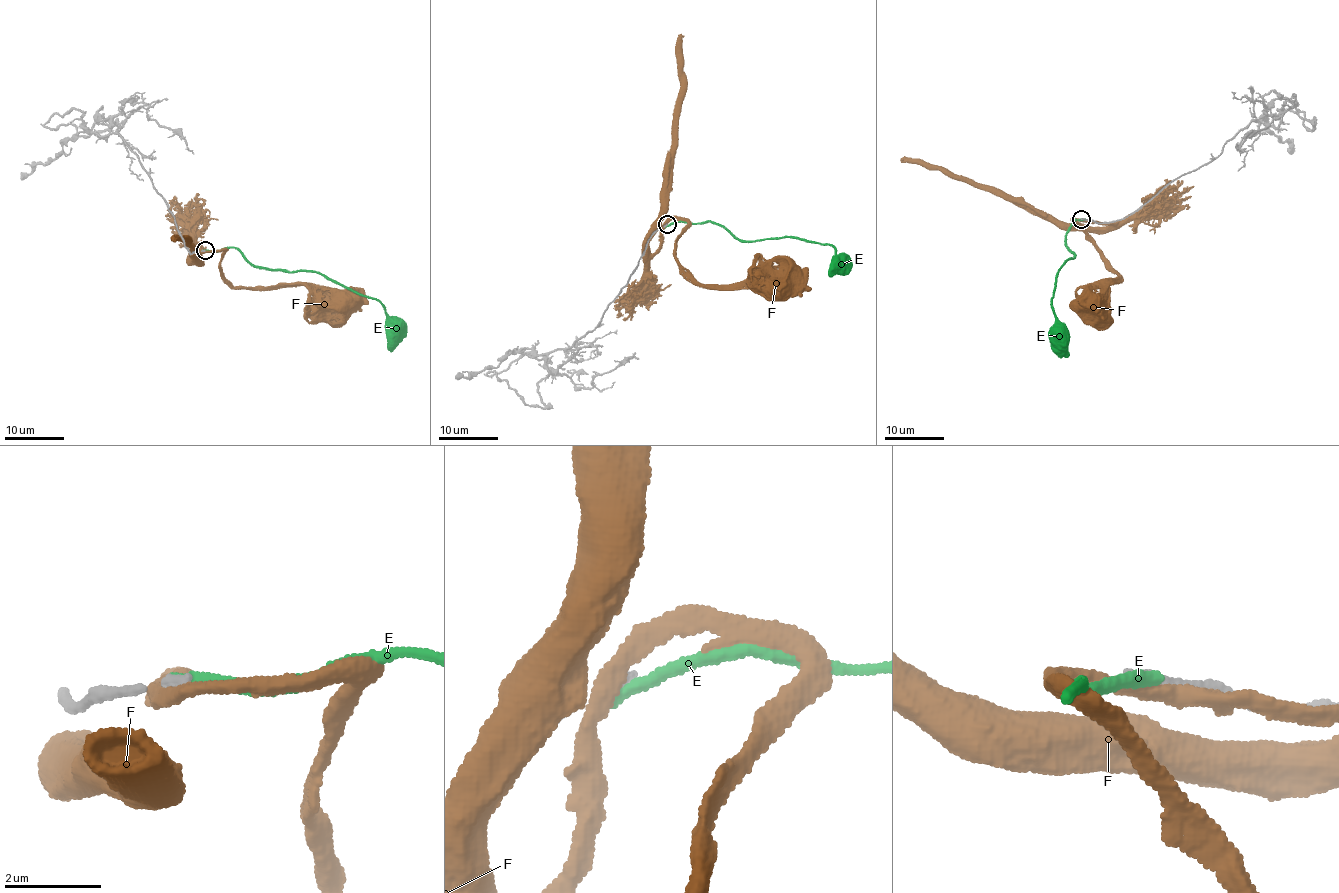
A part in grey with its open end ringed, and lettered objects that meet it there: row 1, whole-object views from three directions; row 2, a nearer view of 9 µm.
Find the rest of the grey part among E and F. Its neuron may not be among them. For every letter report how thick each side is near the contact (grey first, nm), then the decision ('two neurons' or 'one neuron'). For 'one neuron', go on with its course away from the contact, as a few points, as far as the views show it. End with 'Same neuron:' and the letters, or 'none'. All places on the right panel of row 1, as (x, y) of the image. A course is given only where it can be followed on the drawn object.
E: calibres 170 and 340 nm; two neurons
F: calibres 180 and 280 nm; two neurons
Same neuron: none

